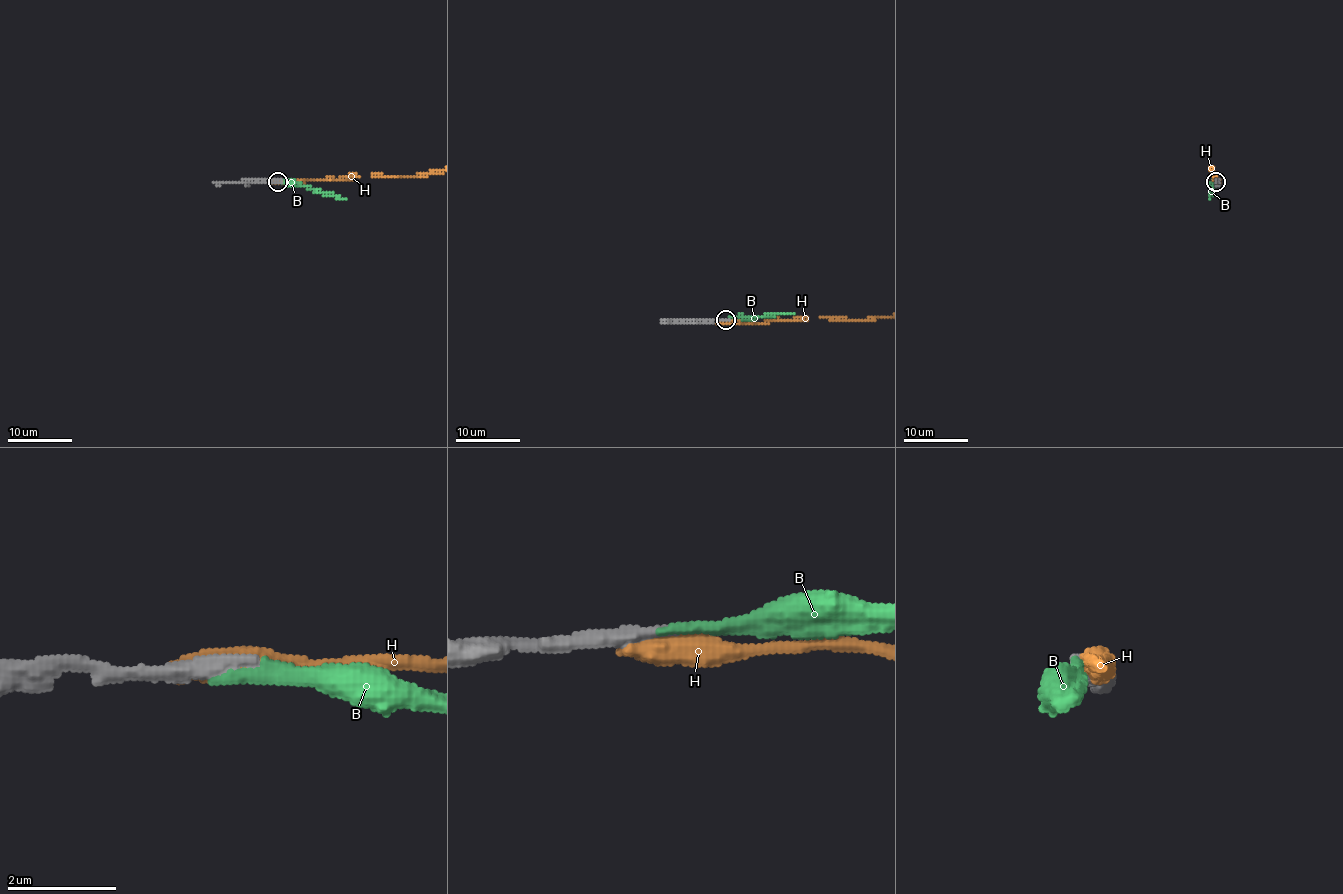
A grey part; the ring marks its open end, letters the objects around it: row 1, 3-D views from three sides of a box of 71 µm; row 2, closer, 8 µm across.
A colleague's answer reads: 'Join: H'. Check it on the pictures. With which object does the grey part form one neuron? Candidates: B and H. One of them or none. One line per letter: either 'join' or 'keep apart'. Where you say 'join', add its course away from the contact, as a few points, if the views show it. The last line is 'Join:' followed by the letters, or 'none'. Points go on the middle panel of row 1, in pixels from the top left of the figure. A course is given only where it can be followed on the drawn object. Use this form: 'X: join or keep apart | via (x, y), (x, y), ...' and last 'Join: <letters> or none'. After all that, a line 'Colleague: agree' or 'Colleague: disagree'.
B: join | via (725, 319), (793, 312)
H: keep apart
Join: B
Colleague: disagree

